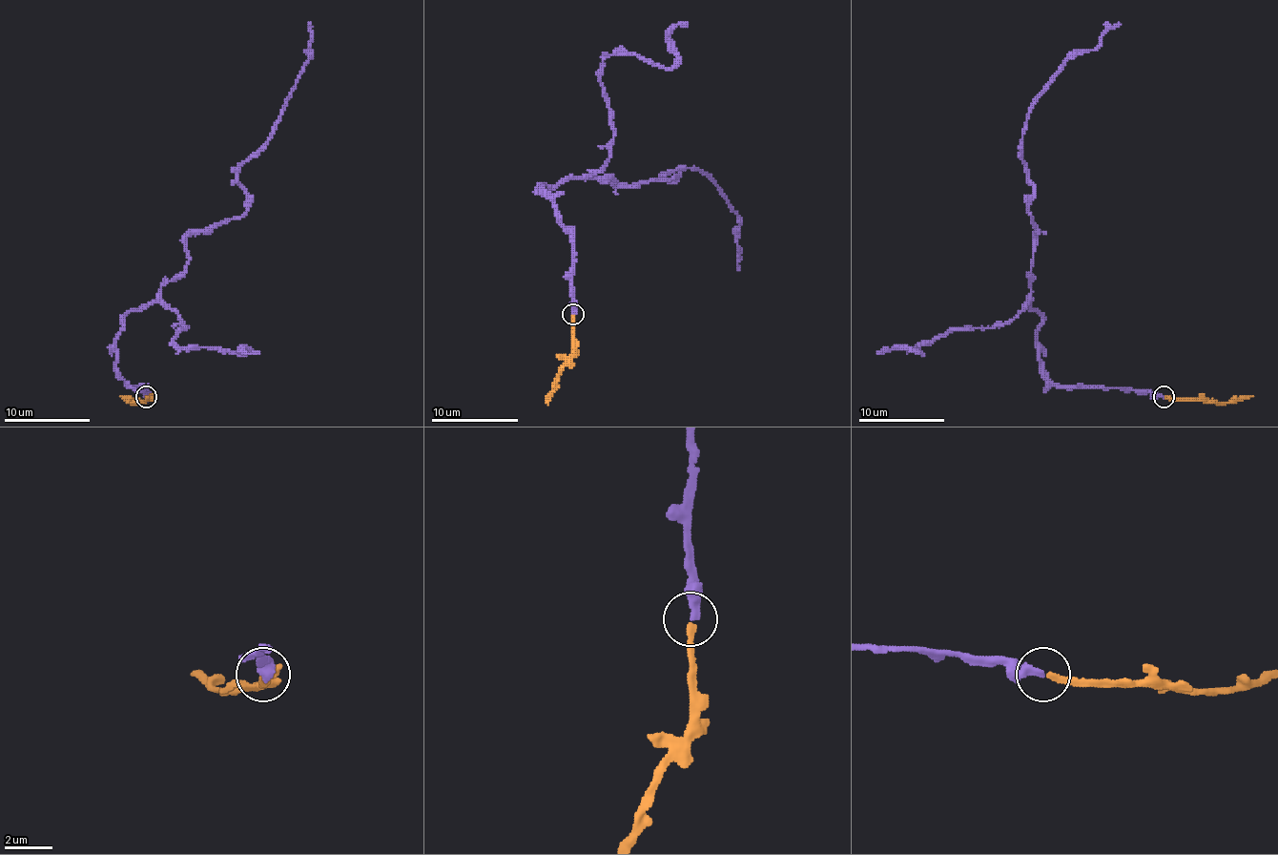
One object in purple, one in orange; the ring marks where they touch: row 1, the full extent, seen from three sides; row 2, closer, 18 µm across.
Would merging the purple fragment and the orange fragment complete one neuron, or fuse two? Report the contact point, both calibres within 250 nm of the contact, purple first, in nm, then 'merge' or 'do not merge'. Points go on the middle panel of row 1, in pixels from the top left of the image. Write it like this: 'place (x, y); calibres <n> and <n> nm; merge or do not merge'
place (572, 314); calibres 320 and 240 nm; merge

